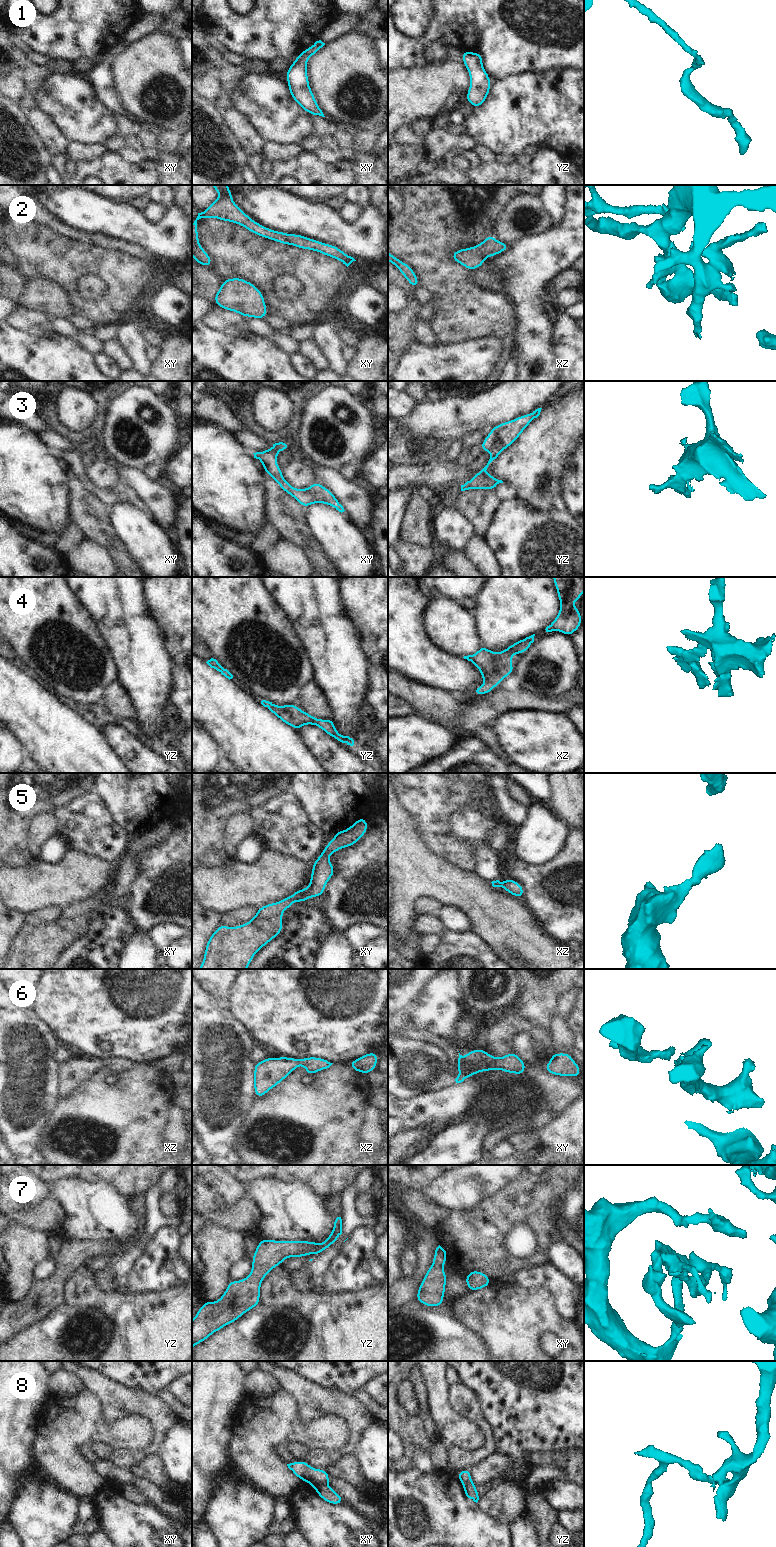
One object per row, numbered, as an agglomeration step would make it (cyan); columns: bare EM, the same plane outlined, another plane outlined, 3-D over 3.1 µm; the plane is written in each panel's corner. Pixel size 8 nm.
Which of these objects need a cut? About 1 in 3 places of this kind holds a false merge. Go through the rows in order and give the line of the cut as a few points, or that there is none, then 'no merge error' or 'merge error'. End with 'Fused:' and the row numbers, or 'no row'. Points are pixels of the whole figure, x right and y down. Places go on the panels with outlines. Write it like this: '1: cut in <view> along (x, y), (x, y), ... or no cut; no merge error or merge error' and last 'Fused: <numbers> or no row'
1: cut in xy along (298, 55), (307, 59); merge error
2: no cut; no merge error
3: no cut; no merge error
4: no cut; no merge error
5: no cut; no merge error
6: no cut; no merge error
7: no cut; no merge error
8: cut in xy along (310, 1481), (326, 1484); merge error
Fused: 1, 8

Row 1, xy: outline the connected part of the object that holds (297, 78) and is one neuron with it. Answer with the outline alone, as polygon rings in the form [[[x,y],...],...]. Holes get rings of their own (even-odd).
[[[297,55],[296,60],[286,70],[289,92],[293,100],[308,114],[325,117],[309,86],[307,60]]]

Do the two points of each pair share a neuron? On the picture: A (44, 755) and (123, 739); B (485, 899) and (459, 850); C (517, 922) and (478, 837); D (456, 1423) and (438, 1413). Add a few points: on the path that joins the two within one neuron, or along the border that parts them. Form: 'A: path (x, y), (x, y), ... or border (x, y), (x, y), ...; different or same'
A: border (101, 732), (108, 745), (122, 761); different
B: border (448, 862), (462, 869), (474, 871); different
C: border (474, 871), (490, 882); different
D: path (452, 1423), (442, 1413); same

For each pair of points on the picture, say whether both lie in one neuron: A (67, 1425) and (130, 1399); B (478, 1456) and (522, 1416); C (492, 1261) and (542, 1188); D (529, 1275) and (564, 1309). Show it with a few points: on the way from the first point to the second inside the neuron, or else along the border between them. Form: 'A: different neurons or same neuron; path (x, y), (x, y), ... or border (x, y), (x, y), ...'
A: different neurons; border (90, 1390), (98, 1398), (105, 1417), (124, 1417)
B: different neurons; border (485, 1420), (492, 1430), (492, 1439), (496, 1451)
C: same neuron; path (492, 1242), (492, 1235), (523, 1204)
D: same neuron; path (541, 1277), (544, 1277), (564, 1297)

